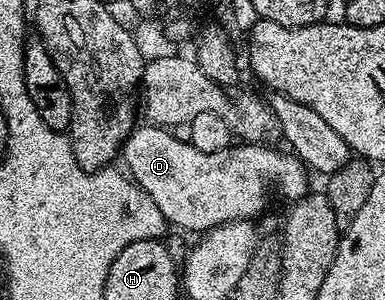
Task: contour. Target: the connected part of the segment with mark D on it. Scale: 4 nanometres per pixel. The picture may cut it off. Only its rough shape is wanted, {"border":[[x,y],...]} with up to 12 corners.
{"border":[[136,126],[121,163],[172,228],[254,220],[279,187],[308,194],[296,155],[240,142],[201,153]]}

